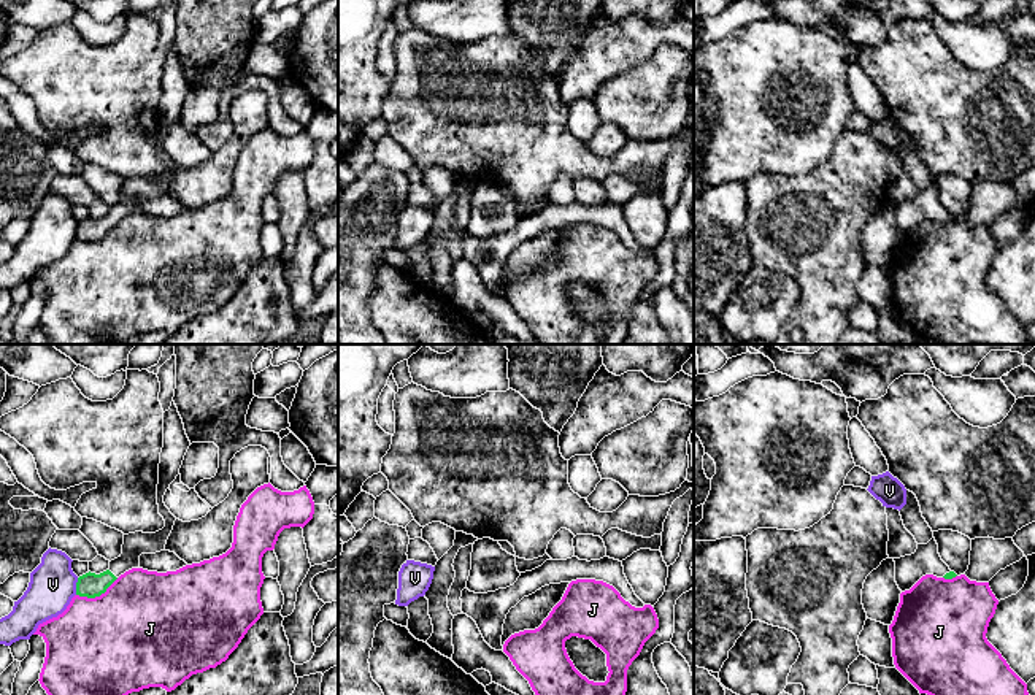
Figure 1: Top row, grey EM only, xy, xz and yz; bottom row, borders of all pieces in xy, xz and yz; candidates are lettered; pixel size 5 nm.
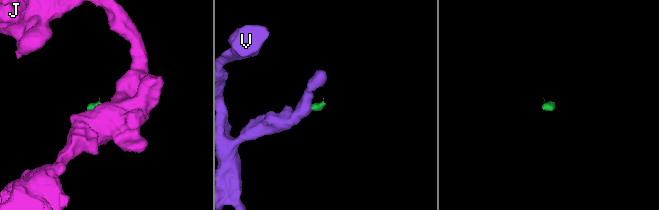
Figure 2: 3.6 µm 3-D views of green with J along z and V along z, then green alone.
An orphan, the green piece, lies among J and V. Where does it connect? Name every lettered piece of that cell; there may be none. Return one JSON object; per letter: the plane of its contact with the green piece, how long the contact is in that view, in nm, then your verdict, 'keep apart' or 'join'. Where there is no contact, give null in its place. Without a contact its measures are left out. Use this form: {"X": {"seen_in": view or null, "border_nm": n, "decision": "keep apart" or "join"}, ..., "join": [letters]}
{"J": {"seen_in": "xy", "border_nm": 240, "decision": "keep apart"}, "V": {"seen_in": "xy", "border_nm": 90, "decision": "keep apart"}, "join": []}

